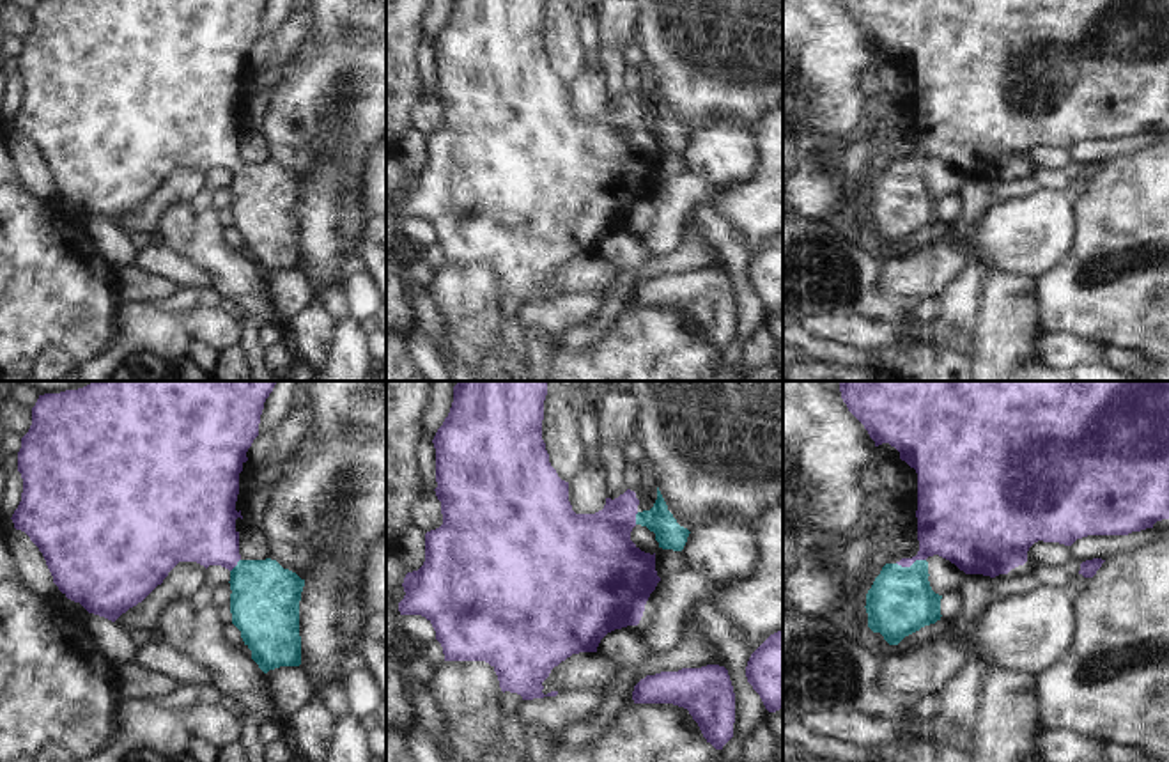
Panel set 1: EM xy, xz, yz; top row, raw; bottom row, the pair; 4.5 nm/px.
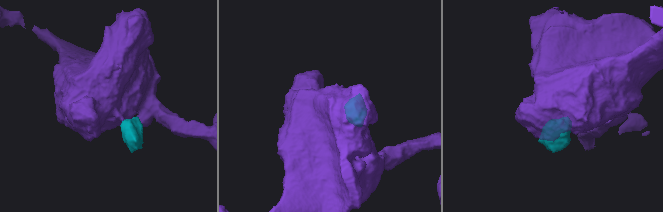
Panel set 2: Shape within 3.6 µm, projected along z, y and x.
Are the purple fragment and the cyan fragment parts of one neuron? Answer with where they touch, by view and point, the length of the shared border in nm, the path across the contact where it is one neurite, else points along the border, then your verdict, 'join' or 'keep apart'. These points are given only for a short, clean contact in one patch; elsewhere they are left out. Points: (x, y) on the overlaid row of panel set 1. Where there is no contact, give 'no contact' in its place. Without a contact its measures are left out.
contact yz (911, 564); length 140 nm; way yz (950, 525), (911, 564), (900, 601); join

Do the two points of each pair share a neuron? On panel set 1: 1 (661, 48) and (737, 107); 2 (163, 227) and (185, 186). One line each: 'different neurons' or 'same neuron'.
1: same neuron
2: different neurons

